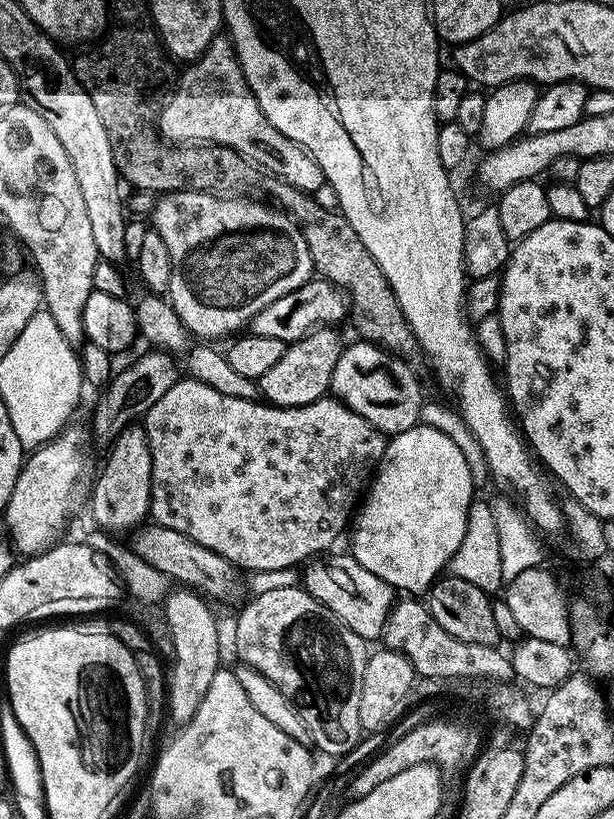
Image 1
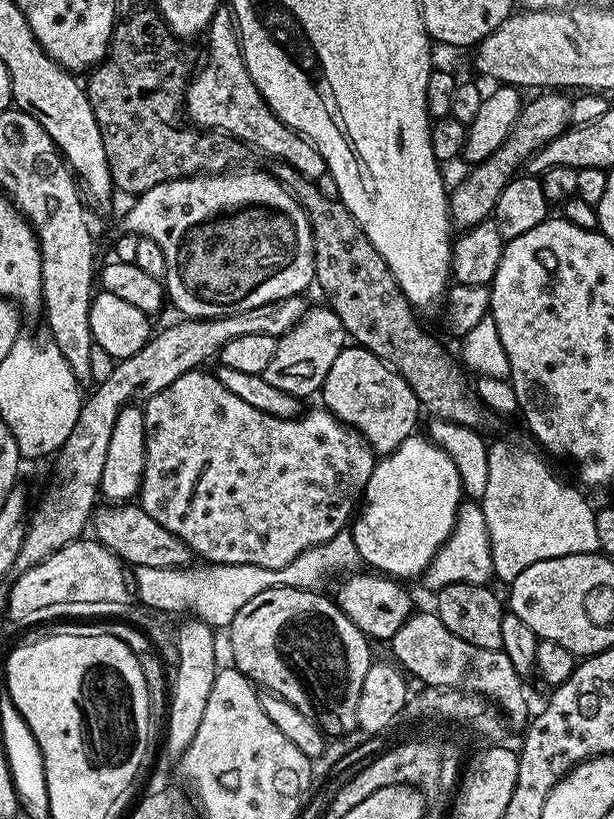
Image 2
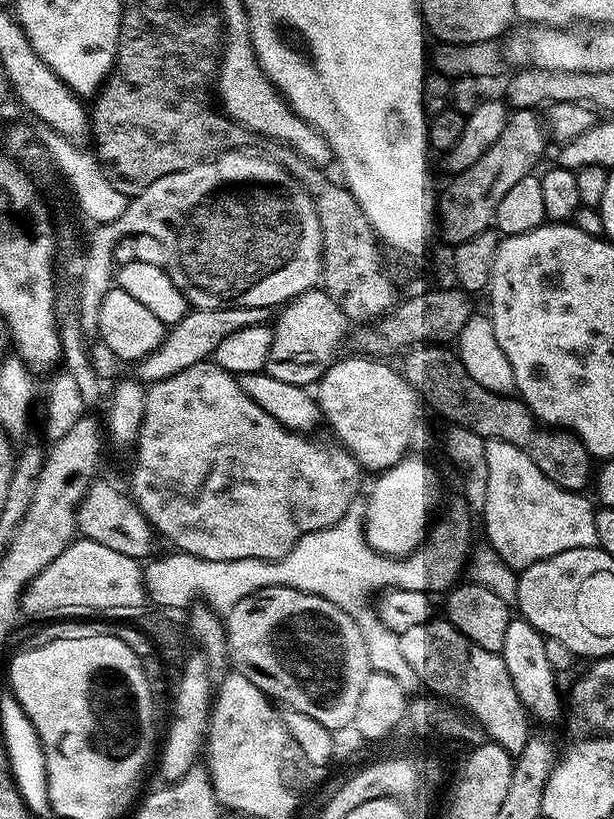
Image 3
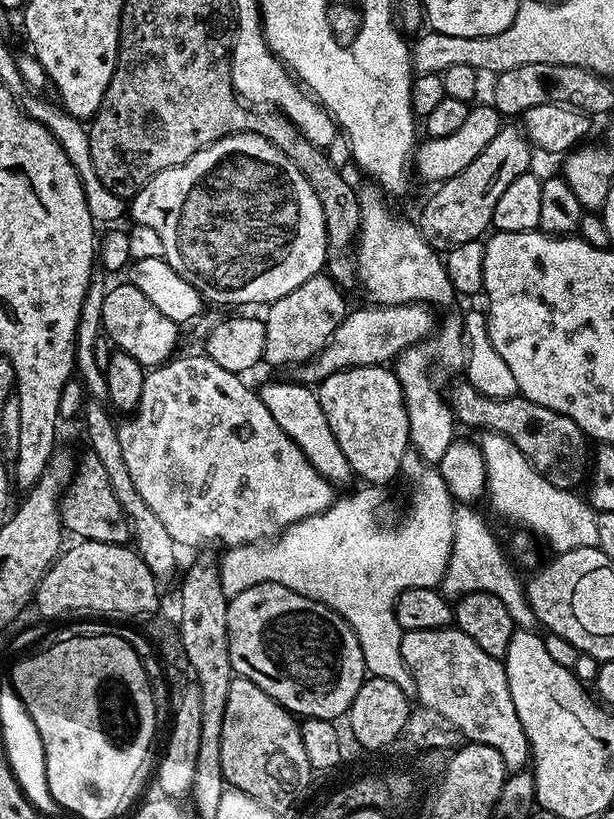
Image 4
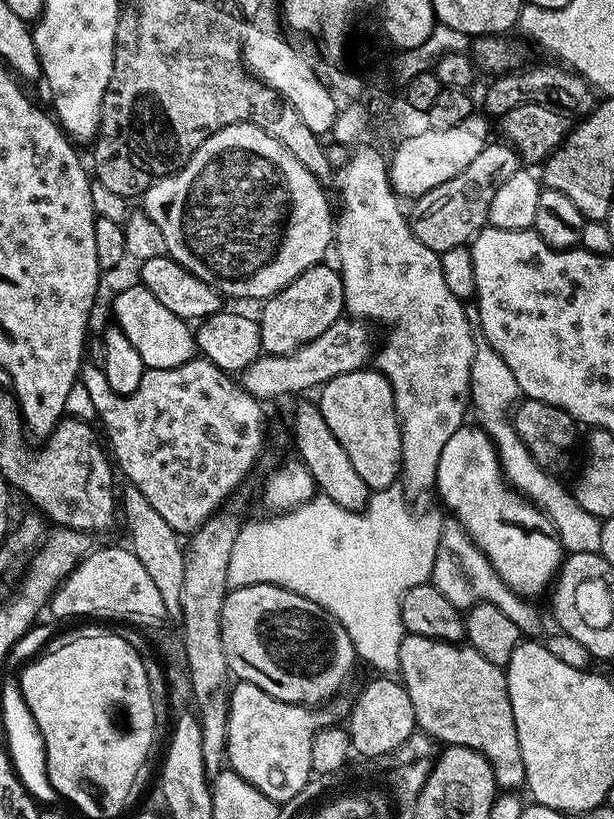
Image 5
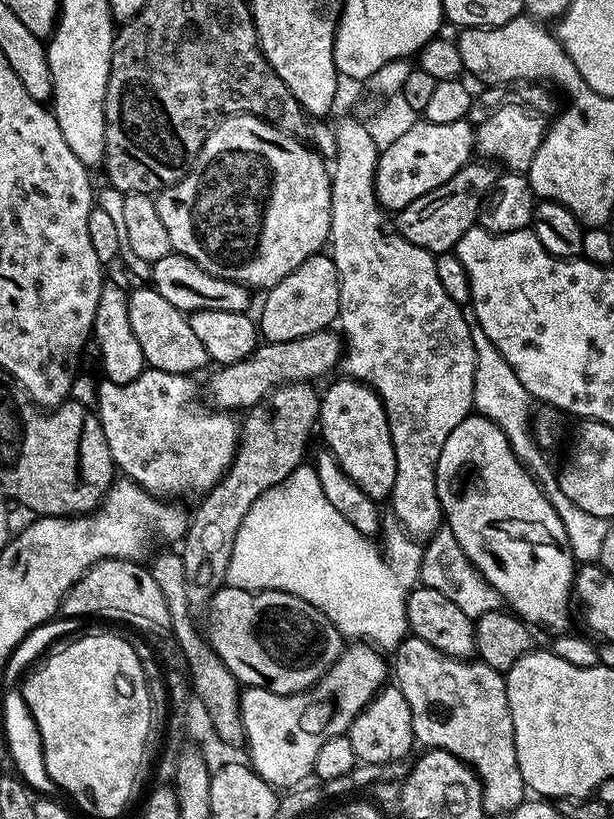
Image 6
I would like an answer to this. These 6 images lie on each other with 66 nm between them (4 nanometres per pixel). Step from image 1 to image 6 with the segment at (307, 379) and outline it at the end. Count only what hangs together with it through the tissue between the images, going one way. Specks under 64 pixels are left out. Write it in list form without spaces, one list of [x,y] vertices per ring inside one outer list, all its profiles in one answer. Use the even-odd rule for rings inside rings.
[[[331,255],[306,258],[298,270],[290,270],[282,282],[263,293],[264,305],[258,315],[258,332],[269,344],[306,338],[306,334],[323,332],[337,323],[340,315],[340,283]]]

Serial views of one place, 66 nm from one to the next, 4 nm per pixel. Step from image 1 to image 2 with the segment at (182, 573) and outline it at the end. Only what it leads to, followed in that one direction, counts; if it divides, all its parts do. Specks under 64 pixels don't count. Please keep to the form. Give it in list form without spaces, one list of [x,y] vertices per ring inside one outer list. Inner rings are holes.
[[[124,502],[119,506],[97,507],[92,513],[91,527],[96,527],[95,539],[109,548],[118,559],[133,569],[138,566],[162,566],[163,568],[182,568],[191,565],[194,553],[166,526],[158,526],[150,514],[136,502]]]

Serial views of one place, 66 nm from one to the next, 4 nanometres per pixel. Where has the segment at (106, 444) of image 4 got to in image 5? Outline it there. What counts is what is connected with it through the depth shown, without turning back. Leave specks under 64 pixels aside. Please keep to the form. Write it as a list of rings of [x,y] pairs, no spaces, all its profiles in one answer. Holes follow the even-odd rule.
[[[130,483],[123,485],[124,493],[119,493],[118,504],[122,509],[122,516],[128,519],[128,536],[132,553],[146,566],[154,587],[162,594],[162,606],[166,606],[166,617],[169,621],[179,622],[182,618],[182,582],[186,575],[185,545],[181,537],[172,529],[170,522],[150,506],[146,494],[138,490],[138,486]]]

